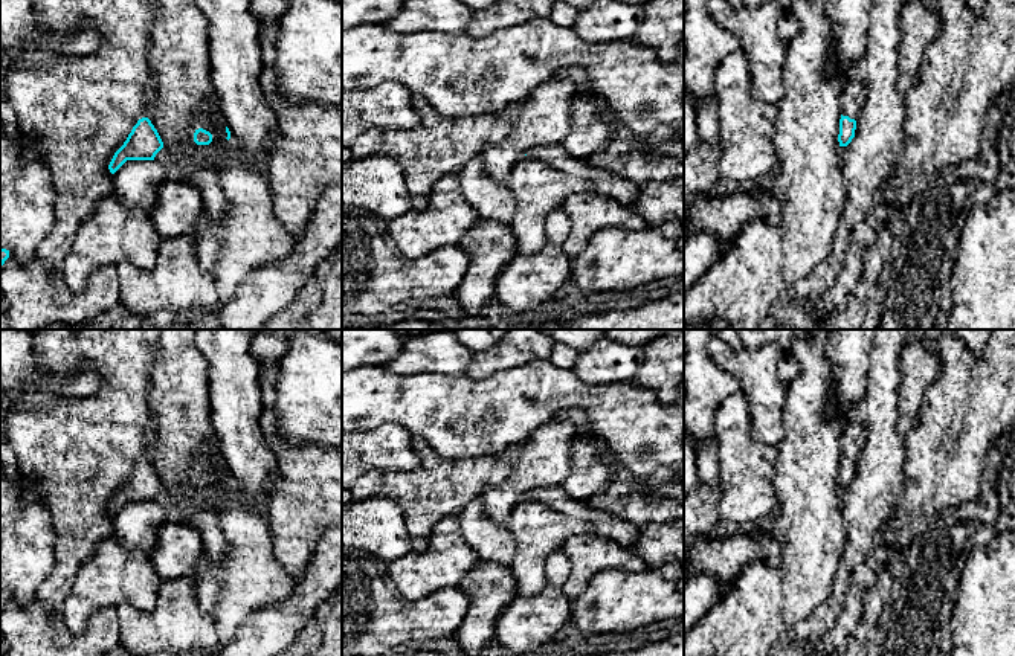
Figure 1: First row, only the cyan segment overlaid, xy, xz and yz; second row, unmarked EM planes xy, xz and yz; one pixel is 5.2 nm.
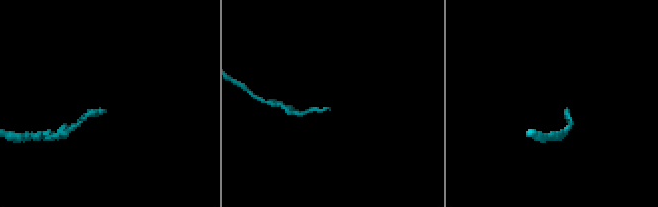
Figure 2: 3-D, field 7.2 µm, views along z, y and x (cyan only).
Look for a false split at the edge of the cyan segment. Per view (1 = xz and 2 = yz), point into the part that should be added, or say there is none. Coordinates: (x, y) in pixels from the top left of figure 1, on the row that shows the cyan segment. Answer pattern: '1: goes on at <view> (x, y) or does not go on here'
1: does not go on here
2: goes on at yz (852, 98)

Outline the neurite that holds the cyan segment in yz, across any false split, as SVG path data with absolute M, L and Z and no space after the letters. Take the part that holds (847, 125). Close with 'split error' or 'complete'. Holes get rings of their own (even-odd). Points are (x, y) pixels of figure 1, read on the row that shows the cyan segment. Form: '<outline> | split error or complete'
M849 81L839 93L839 146L847 146L855 137L856 117L862 110L867 98L867 87L861 81Z | split error

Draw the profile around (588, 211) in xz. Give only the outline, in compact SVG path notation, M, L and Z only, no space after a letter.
M595 191L569 195L560 209L569 217L572 224L563 243L563 252L569 258L580 255L588 240L600 229L641 230L649 226L632 207Z

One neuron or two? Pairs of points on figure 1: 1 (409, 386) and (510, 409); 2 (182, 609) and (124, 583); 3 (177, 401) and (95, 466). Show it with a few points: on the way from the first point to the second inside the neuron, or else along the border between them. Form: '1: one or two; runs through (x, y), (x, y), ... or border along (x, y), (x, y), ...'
1: one; runs through (434, 403), (486, 403)
2: two; border along (162, 580), (156, 604), (150, 610), (121, 603)
3: two; border along (150, 385), (147, 405), (153, 426), (147, 455)

